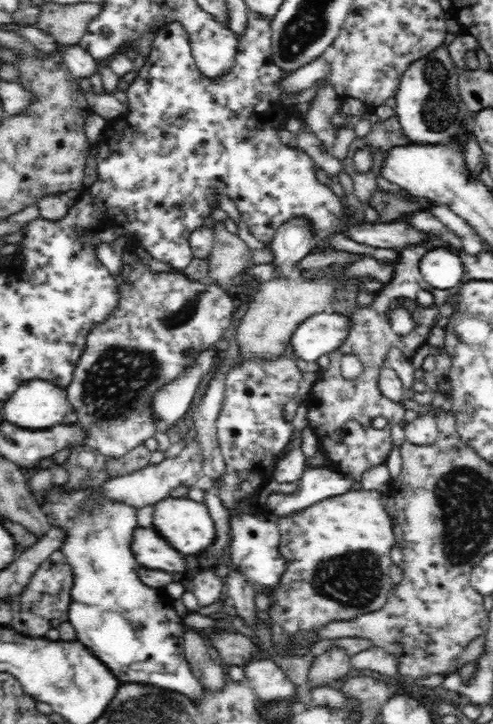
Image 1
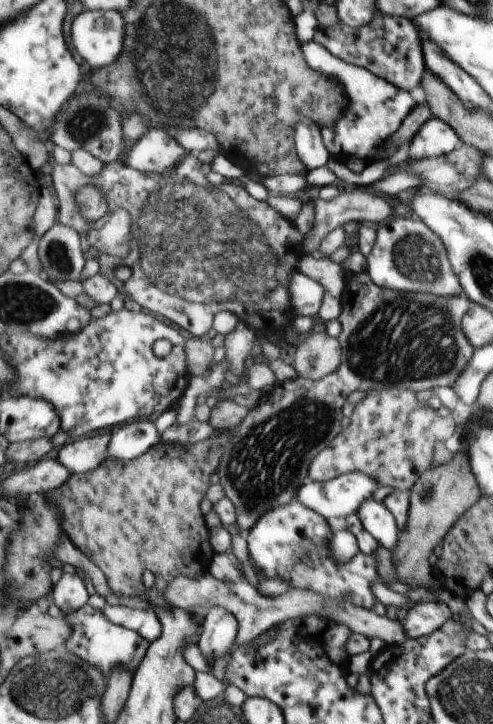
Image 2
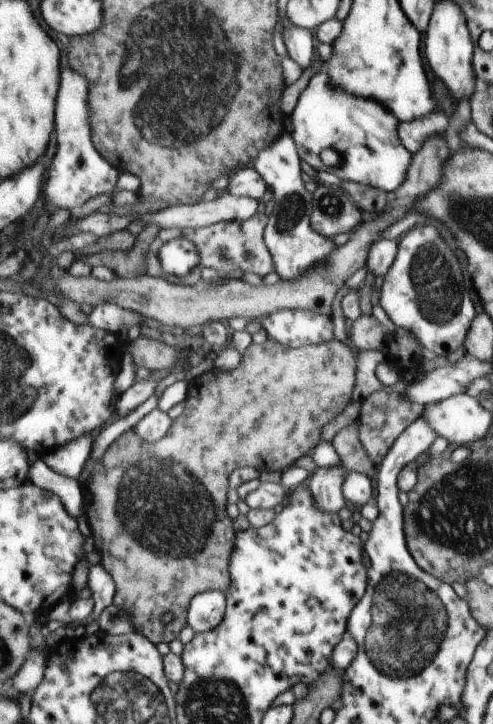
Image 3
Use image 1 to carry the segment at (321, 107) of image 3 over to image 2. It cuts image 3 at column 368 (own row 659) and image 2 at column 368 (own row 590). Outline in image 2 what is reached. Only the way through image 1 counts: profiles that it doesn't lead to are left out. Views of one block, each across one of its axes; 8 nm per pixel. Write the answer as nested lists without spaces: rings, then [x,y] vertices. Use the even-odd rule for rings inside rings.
[[[313,40],[304,45],[306,60],[314,70],[321,71],[328,78],[336,78],[345,88],[349,98],[349,108],[332,127],[322,127],[320,132],[324,146],[332,159],[344,161],[348,156],[356,156],[363,162],[376,162],[380,146],[402,126],[402,120],[416,108],[422,98],[420,90],[405,90],[396,87],[386,79],[379,78],[366,68],[346,63],[330,54],[324,46]]]

